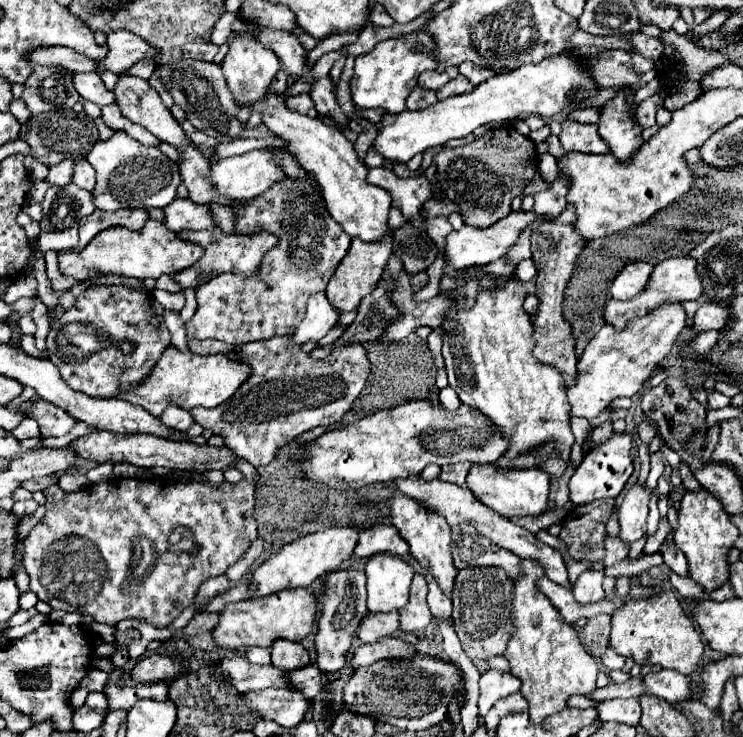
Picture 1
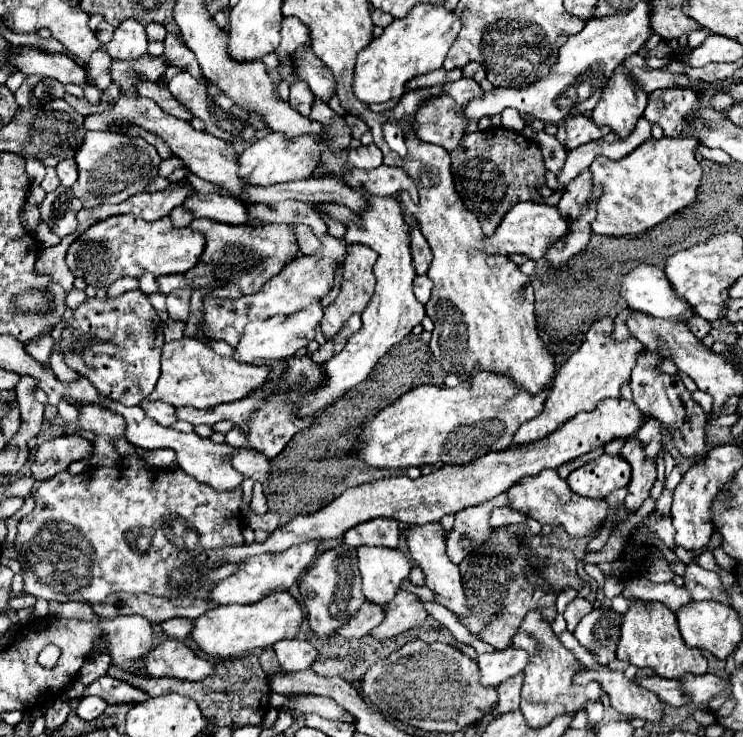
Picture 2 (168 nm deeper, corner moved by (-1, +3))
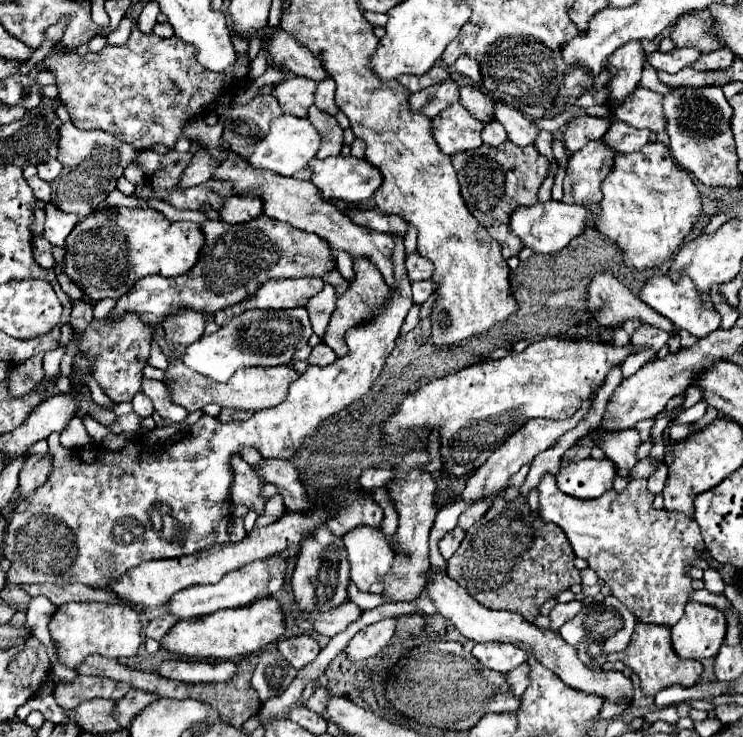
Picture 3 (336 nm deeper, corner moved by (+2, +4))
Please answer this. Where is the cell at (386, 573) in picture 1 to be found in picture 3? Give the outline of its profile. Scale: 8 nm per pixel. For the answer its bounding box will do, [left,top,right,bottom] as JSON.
[343,528,395,592]

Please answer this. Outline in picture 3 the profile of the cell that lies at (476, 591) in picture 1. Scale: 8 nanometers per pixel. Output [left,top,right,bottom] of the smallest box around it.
[447,494,581,622]

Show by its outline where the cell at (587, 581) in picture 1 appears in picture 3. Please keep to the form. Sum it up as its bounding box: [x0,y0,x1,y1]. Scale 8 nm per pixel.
[549,600,583,630]

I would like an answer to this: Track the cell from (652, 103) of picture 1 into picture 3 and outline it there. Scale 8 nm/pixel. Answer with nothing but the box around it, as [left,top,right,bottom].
[601,120,649,154]

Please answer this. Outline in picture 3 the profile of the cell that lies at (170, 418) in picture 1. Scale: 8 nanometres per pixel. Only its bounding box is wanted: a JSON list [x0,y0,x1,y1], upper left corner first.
[131,392,155,418]

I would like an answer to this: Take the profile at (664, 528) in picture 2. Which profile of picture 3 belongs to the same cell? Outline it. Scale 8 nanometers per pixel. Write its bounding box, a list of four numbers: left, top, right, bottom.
[537,474,705,626]

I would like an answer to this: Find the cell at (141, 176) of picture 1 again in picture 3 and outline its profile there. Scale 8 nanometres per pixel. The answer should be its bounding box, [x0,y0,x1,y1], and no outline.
[51,124,139,218]

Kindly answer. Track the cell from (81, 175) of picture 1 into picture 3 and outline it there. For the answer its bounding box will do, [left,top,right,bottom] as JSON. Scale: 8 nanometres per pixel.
[37,160,63,182]

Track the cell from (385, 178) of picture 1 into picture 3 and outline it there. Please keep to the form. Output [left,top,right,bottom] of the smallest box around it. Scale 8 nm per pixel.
[309,156,383,204]

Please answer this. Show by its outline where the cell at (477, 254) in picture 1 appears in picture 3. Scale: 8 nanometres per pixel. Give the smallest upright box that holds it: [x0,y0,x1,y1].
[511,200,591,254]

